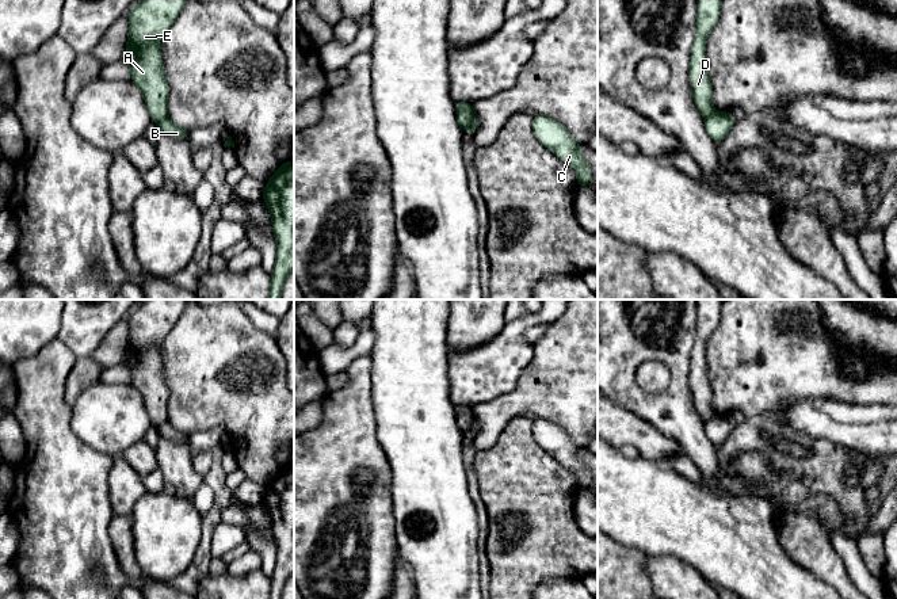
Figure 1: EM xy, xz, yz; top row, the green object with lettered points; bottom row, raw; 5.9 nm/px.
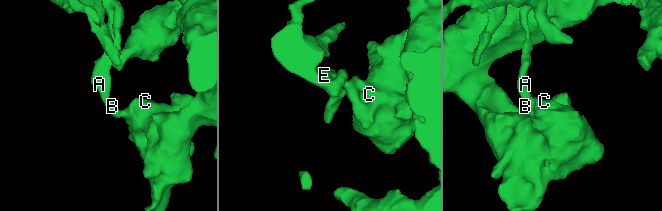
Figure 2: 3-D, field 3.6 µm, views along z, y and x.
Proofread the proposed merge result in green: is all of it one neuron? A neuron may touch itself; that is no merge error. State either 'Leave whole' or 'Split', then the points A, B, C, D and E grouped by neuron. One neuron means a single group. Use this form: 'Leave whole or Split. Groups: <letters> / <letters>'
Split. Groups: A D E / B C

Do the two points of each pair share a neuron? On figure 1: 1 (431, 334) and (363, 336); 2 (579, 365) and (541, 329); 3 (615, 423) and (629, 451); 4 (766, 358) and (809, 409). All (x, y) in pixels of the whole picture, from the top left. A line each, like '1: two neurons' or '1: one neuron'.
1: two neurons
2: two neurons
3: two neurons
4: two neurons

